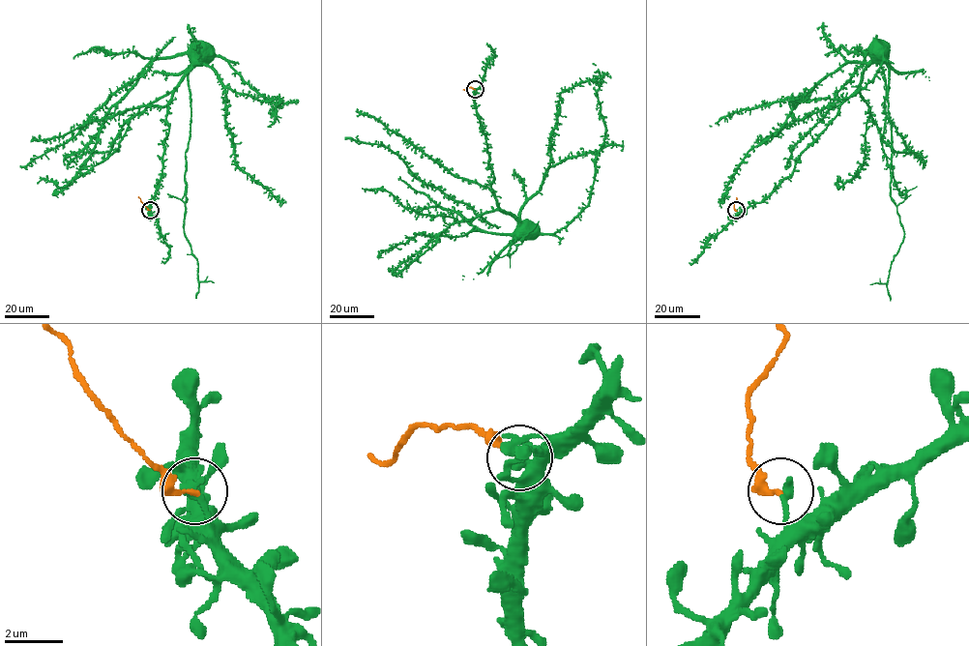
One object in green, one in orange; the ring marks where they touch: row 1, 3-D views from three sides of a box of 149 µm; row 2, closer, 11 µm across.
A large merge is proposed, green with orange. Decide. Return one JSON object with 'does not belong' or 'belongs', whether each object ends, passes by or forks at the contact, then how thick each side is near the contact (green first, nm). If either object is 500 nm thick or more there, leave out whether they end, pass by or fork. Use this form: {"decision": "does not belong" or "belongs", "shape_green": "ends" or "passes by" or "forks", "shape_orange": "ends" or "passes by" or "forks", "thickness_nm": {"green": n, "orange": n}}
{"decision": "does not belong", "shape_green": "ends", "shape_orange": "ends", "thickness_nm": {"green": 320, "orange": 160}}

